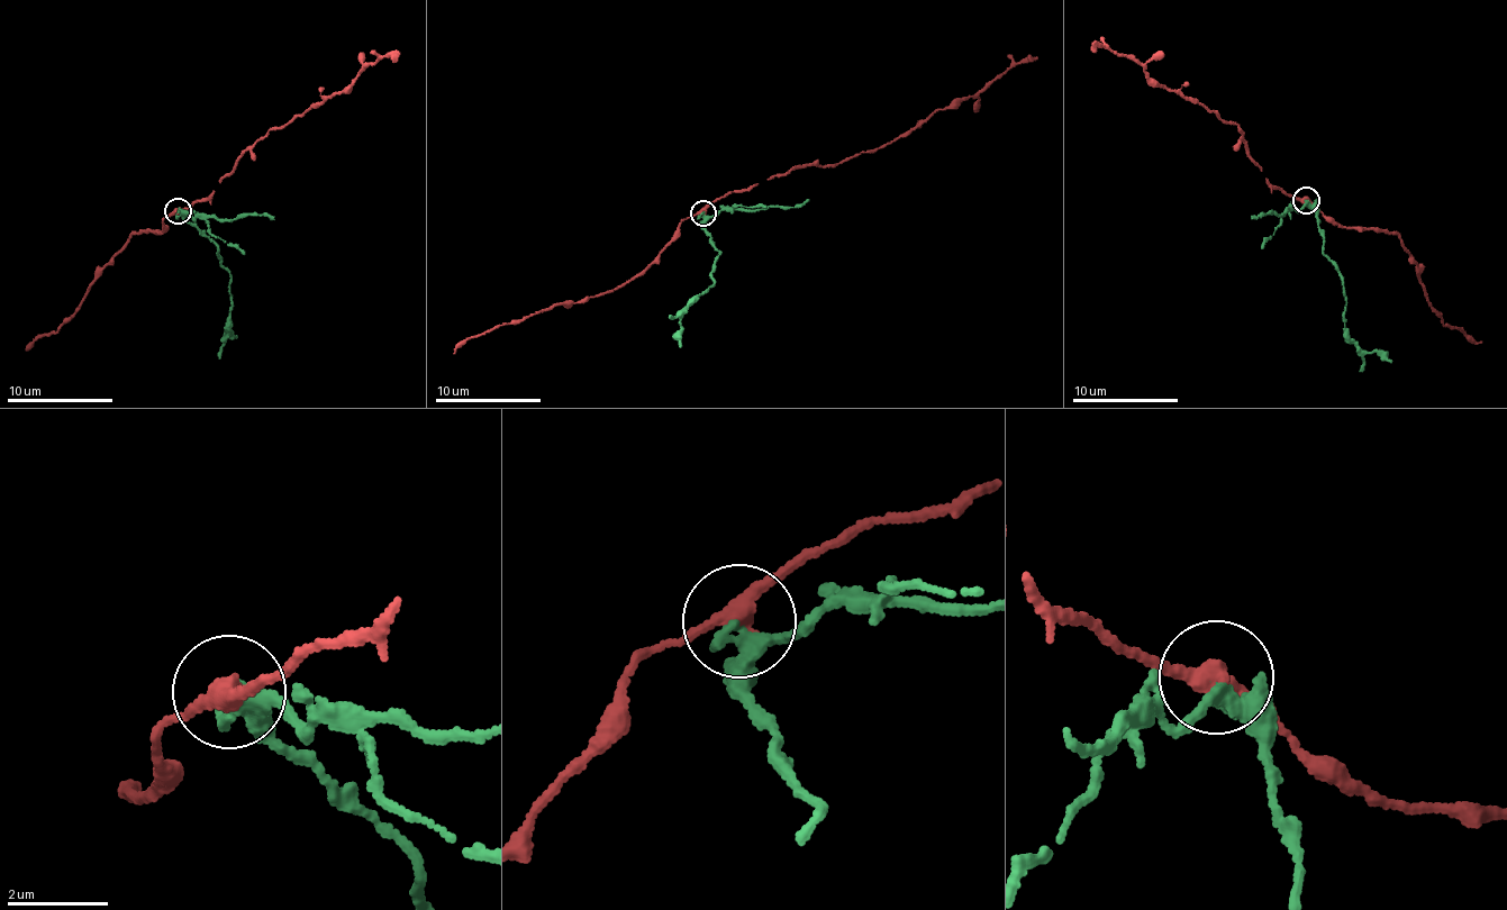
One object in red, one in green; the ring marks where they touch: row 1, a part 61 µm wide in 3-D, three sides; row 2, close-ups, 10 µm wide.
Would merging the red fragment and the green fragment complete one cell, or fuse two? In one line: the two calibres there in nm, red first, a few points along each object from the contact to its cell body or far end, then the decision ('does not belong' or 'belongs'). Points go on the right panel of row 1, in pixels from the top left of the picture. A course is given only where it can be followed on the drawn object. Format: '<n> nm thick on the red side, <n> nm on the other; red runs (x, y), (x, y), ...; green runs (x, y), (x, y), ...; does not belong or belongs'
360 nm thick on the red side, 240 nm on the other; red runs (1306, 199), (1265, 180), (1238, 126), (1220, 120), (1110, 48), (1092, 43); green runs (1306, 199), (1316, 215), (1323, 251), (1344, 284), (1344, 336), (1368, 353), (1383, 351), (1392, 363); does not belong

